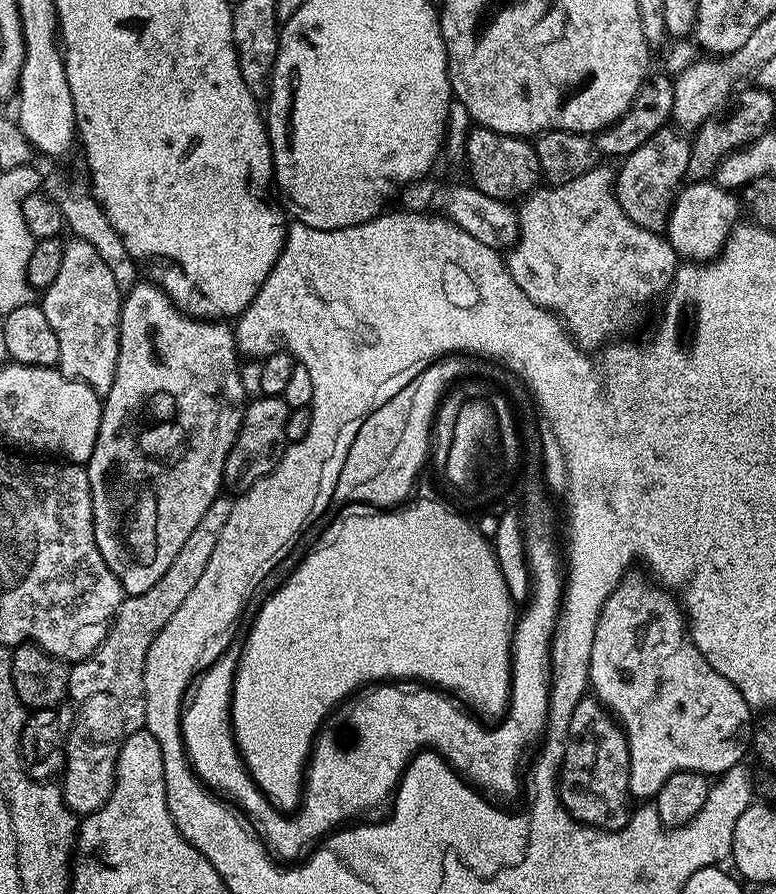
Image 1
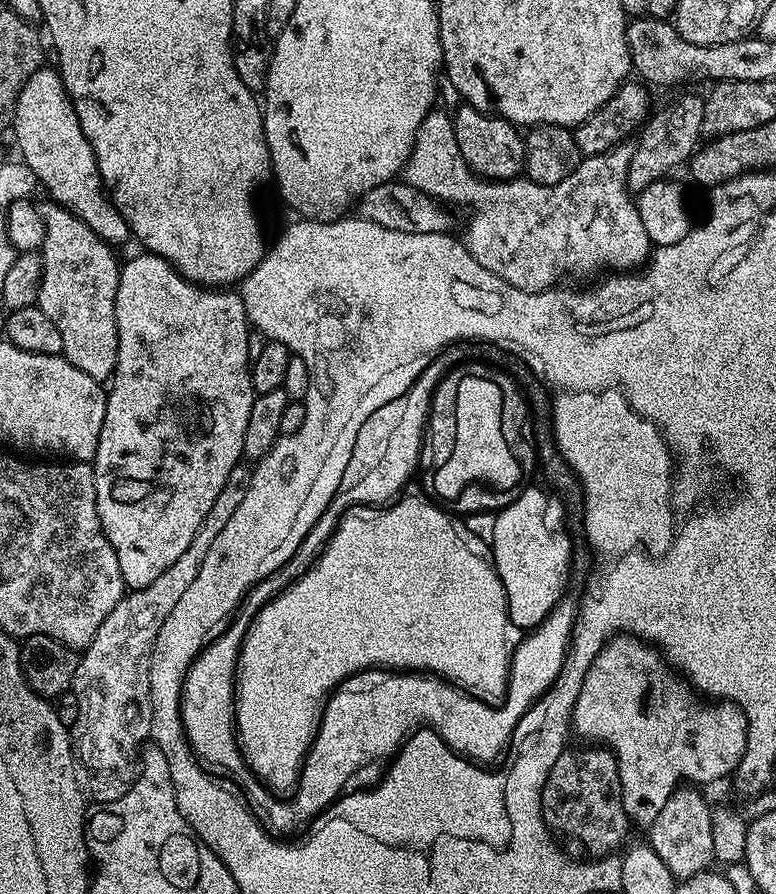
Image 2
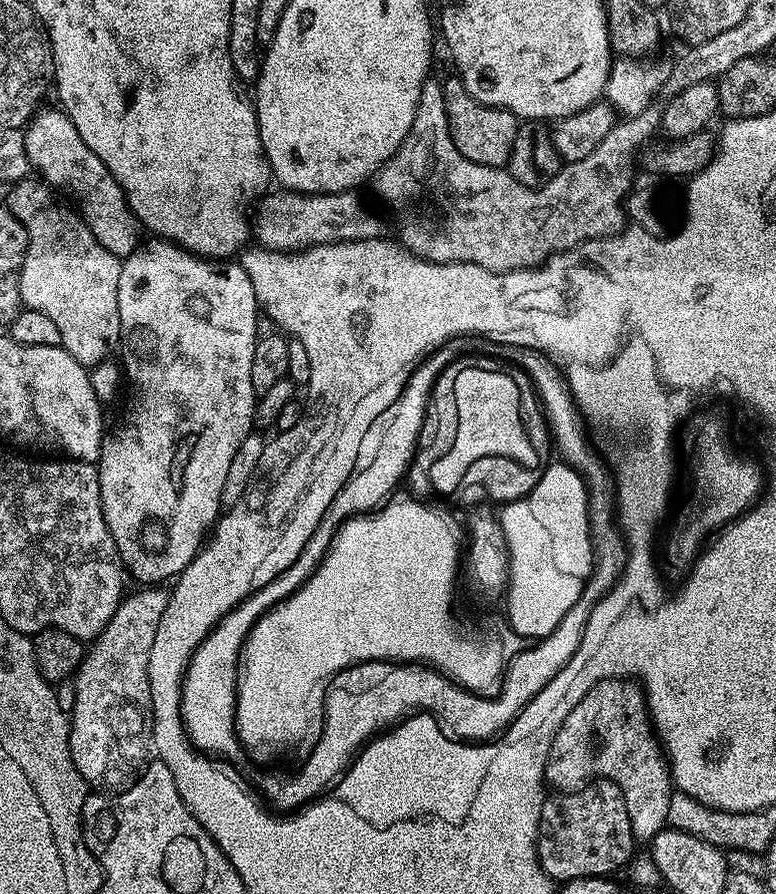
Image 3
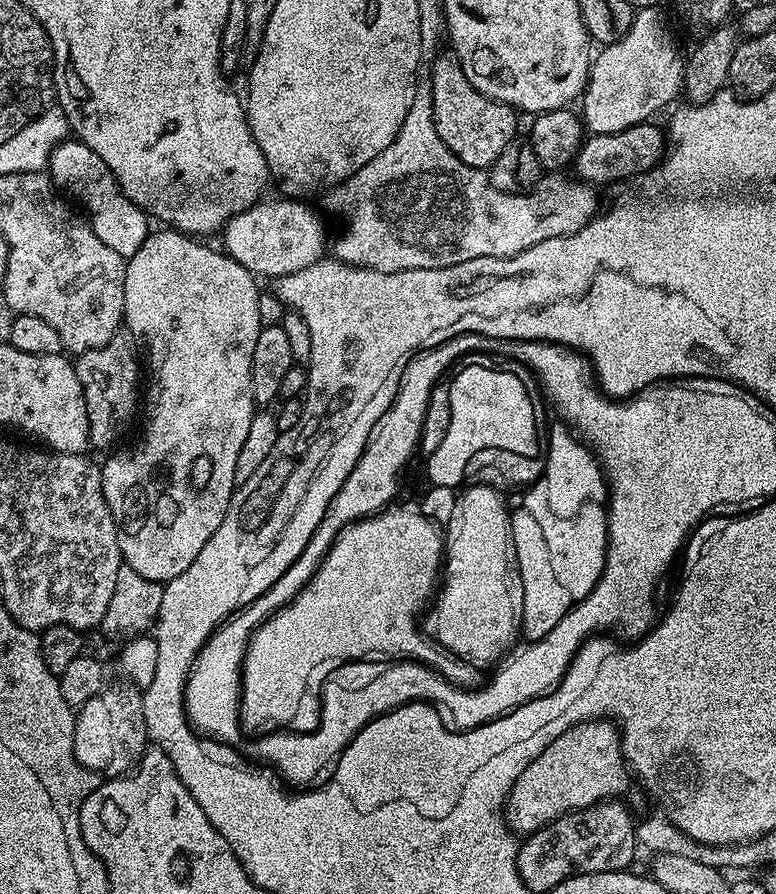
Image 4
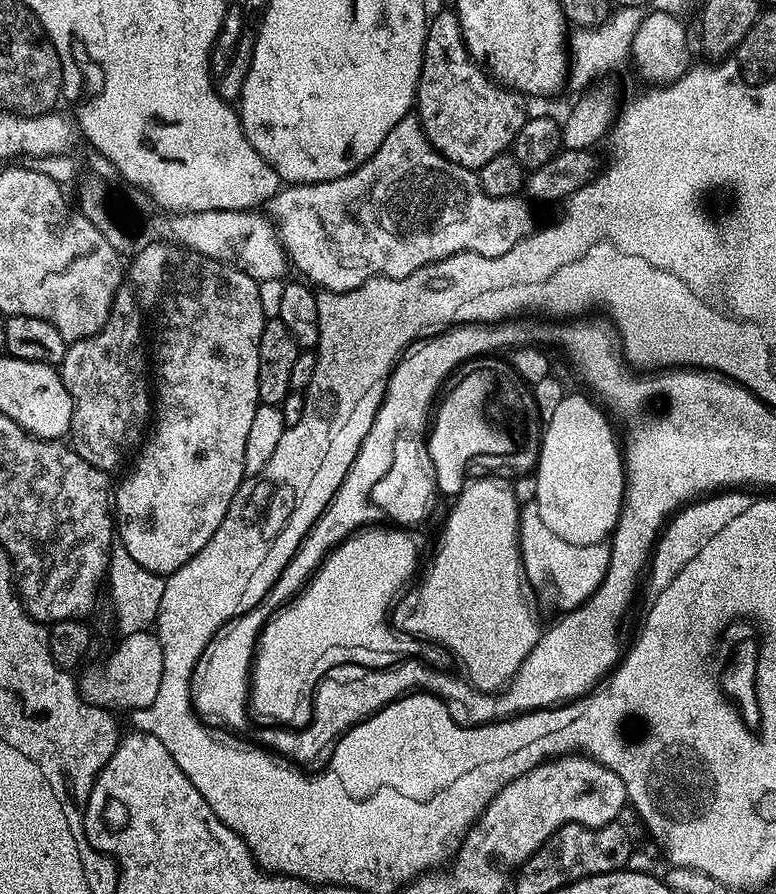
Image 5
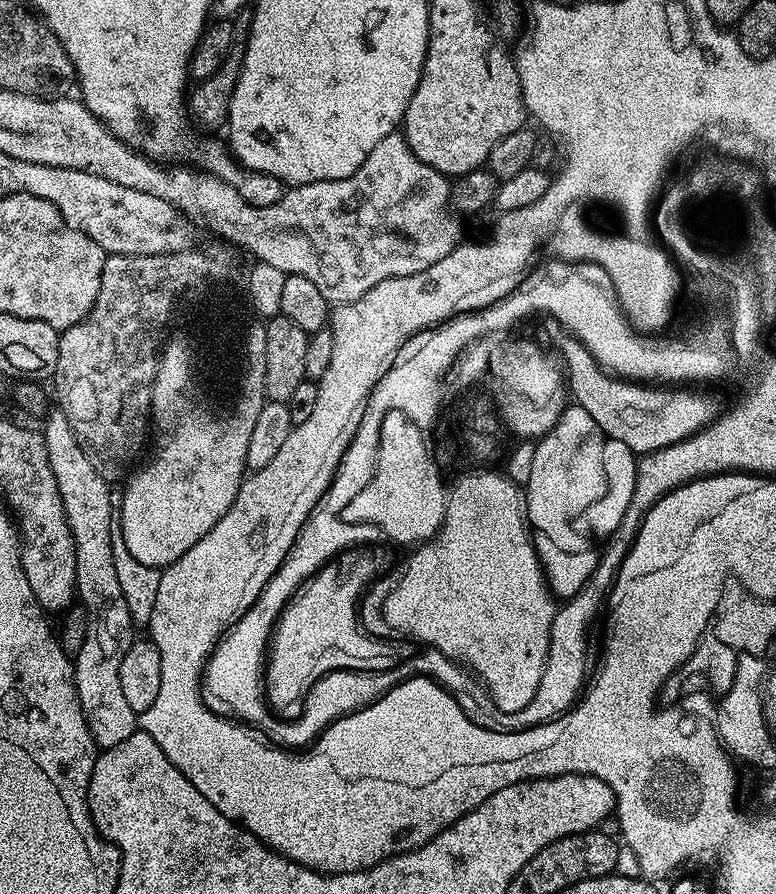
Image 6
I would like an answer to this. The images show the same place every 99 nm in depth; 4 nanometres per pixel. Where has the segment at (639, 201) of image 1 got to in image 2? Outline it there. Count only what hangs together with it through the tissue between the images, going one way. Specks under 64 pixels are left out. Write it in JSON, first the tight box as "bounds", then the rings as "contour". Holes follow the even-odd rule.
{"bounds":[628,95,704,194],"contour":[[[698,95],[680,96],[677,100],[669,102],[665,108],[657,107],[649,115],[644,127],[635,141],[636,150],[634,158],[630,160],[628,171],[628,190],[638,194],[650,186],[650,182],[658,182],[671,177],[672,172],[680,163],[691,161],[704,136],[702,118],[704,117],[704,101]],[[640,139],[640,140],[639,140]]]}

